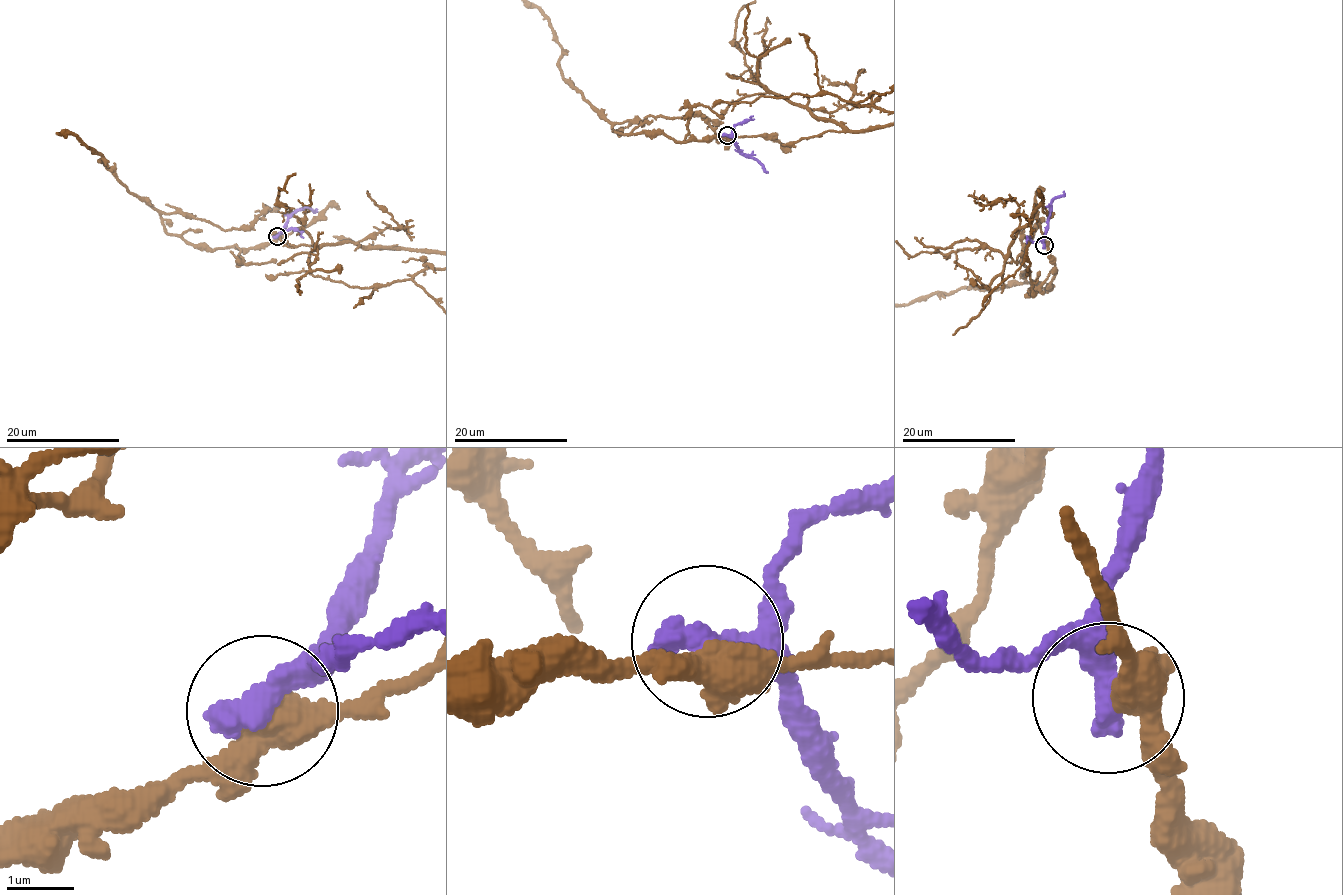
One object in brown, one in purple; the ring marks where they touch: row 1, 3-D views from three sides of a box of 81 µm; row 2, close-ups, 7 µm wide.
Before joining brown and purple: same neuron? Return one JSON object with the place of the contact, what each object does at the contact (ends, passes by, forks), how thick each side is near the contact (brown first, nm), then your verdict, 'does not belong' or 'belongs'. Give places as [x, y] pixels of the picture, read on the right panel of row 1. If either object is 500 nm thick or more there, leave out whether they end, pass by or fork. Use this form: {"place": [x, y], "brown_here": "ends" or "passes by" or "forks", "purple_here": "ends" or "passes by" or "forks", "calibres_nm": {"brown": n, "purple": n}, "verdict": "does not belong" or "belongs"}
{"place": [1044, 245], "brown_here": "passes by", "purple_here": "ends", "calibres_nm": {"brown": 480, "purple": 480}, "verdict": "does not belong"}

